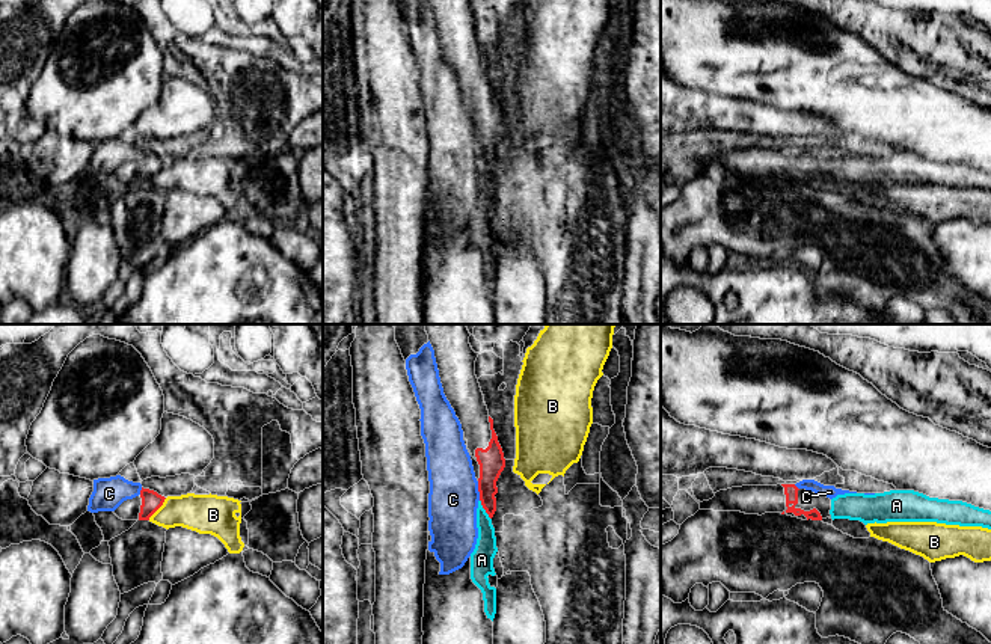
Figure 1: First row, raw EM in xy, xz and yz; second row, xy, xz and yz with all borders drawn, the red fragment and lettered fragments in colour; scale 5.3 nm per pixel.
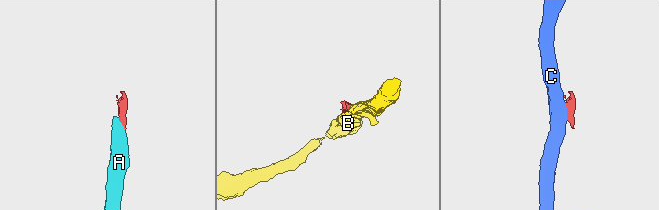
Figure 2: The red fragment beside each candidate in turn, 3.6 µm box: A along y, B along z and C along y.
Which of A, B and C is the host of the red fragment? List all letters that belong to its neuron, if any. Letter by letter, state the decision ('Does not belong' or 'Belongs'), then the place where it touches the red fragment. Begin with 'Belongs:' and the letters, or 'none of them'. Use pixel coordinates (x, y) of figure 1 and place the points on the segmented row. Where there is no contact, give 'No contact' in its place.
Belongs: A
A: Belongs. Touches red at xz (484, 509)
B: Does not belong. Touches red at xy (159, 507)
C: Does not belong. Touches red at xz (478, 490)

